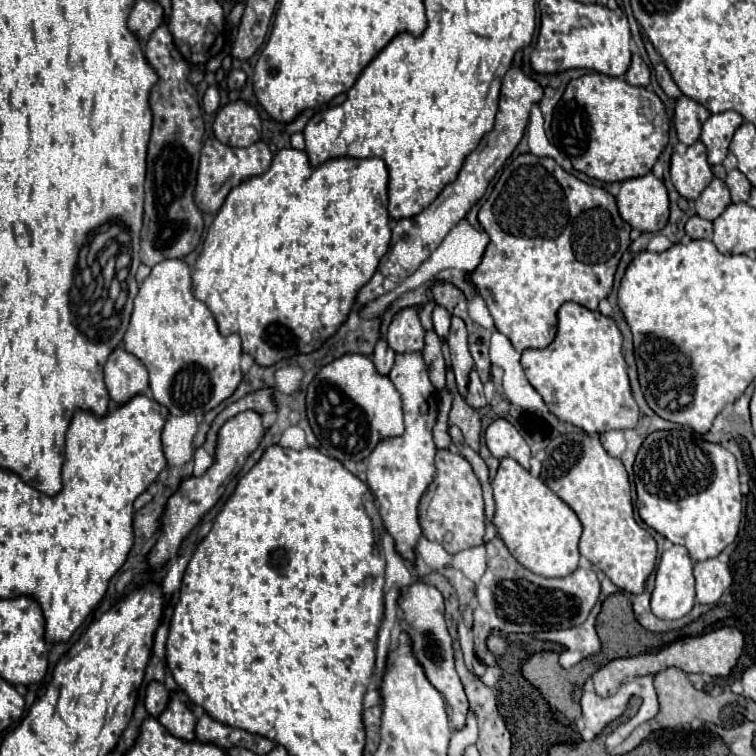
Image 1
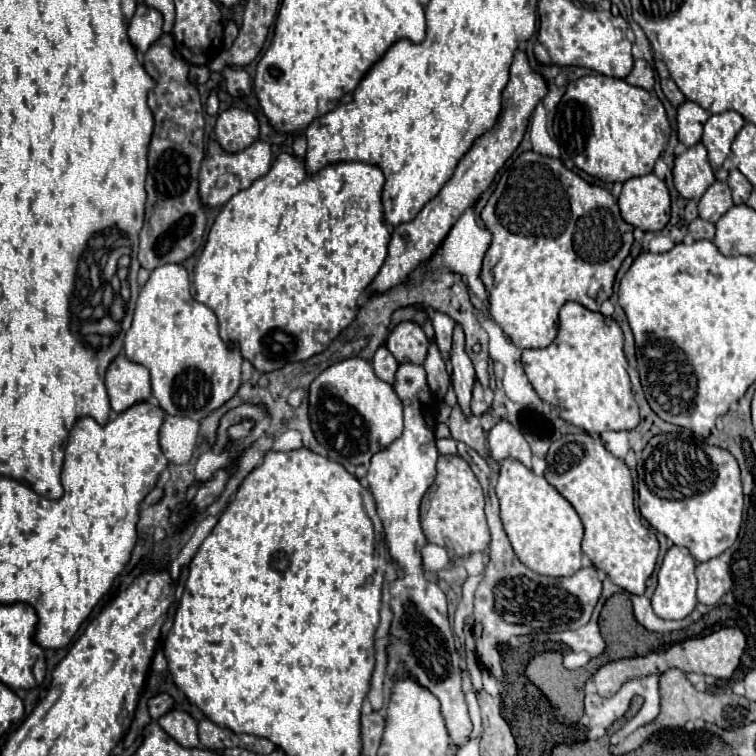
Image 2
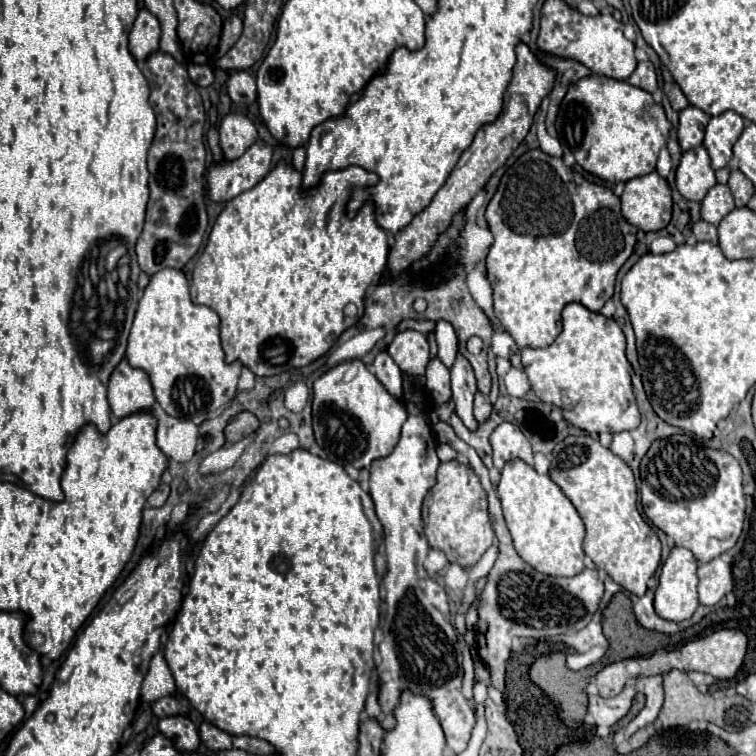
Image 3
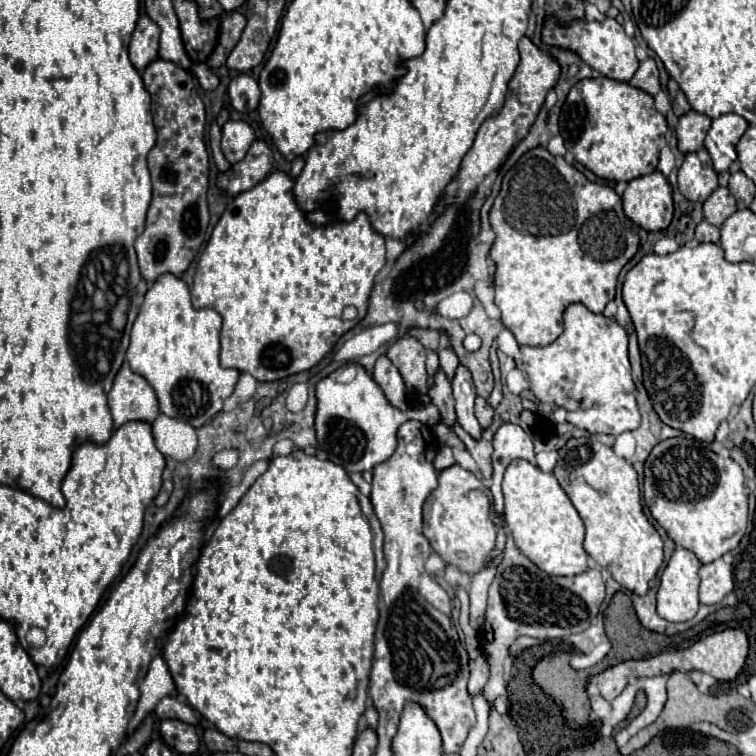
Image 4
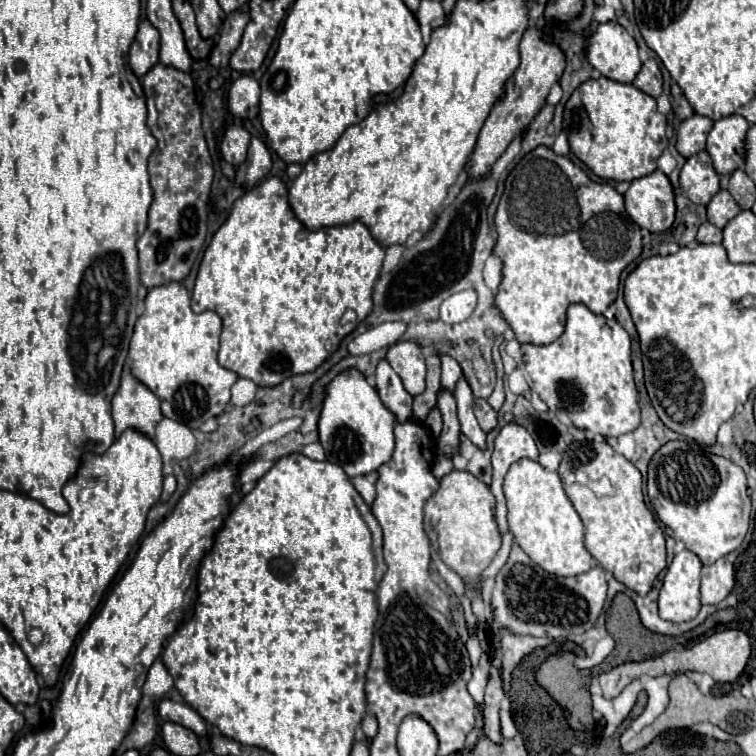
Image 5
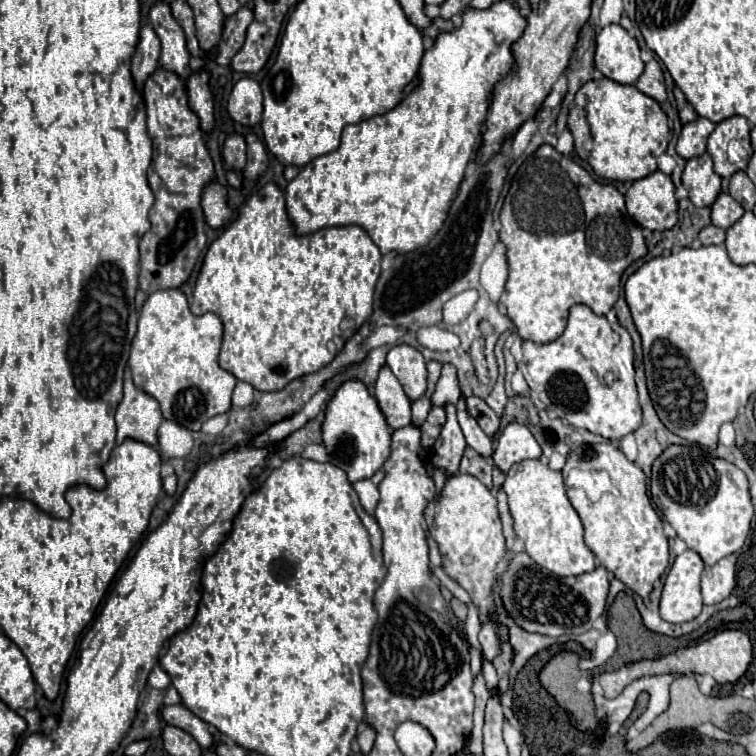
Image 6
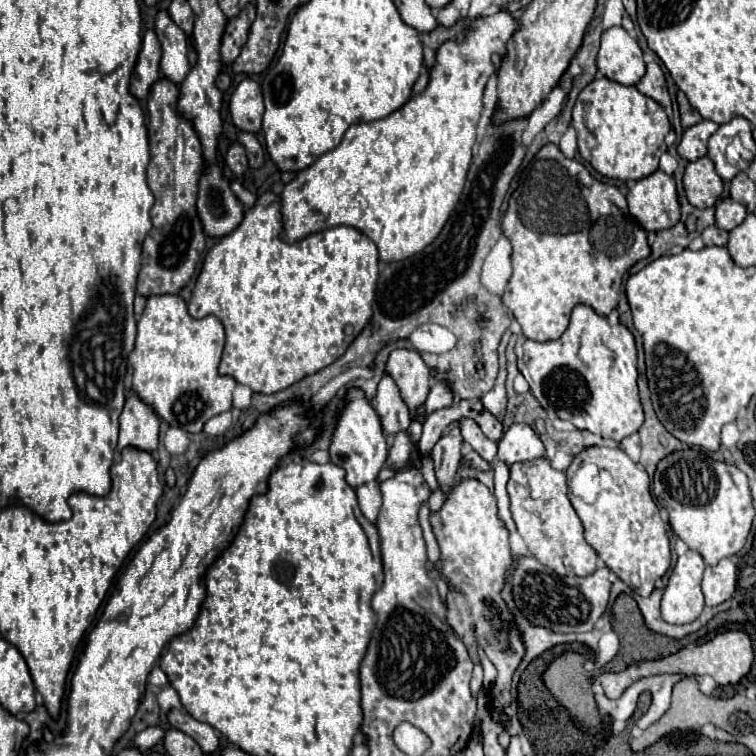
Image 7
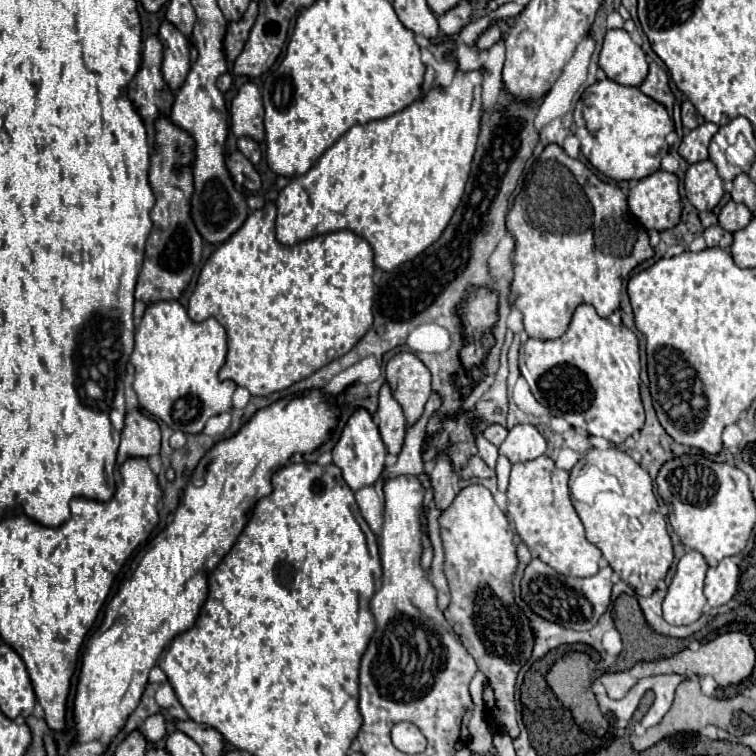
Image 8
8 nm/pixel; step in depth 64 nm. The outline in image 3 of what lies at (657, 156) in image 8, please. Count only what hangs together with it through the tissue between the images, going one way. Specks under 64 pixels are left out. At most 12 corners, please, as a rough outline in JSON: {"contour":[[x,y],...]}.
{"contour":[[606,76],[568,88],[556,130],[616,184],[656,170],[670,122]]}

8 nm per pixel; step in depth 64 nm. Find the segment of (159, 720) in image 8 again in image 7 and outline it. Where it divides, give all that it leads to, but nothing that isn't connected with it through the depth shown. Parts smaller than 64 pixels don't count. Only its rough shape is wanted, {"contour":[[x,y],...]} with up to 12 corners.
{"contour":[[148,726],[134,738],[140,752],[150,750],[162,740],[160,726]]}

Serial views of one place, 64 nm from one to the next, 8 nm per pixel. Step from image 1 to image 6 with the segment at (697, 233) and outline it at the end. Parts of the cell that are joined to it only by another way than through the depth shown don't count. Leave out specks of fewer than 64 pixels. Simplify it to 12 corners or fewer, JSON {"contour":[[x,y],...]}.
{"contour":[[716,226],[700,230],[700,242],[704,246],[726,240],[726,232]]}

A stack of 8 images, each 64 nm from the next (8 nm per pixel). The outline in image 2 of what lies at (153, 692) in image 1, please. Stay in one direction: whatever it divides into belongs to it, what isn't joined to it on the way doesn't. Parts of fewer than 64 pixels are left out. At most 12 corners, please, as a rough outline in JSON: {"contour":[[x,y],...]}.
{"contour":[[156,694],[148,702],[150,716],[158,720],[174,708],[168,694]]}

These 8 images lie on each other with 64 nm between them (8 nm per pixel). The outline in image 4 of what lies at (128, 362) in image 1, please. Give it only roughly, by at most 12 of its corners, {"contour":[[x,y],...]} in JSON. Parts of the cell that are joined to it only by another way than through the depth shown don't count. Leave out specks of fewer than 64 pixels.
{"contour":[[122,364],[108,394],[116,428],[132,420],[152,424],[156,392]]}

